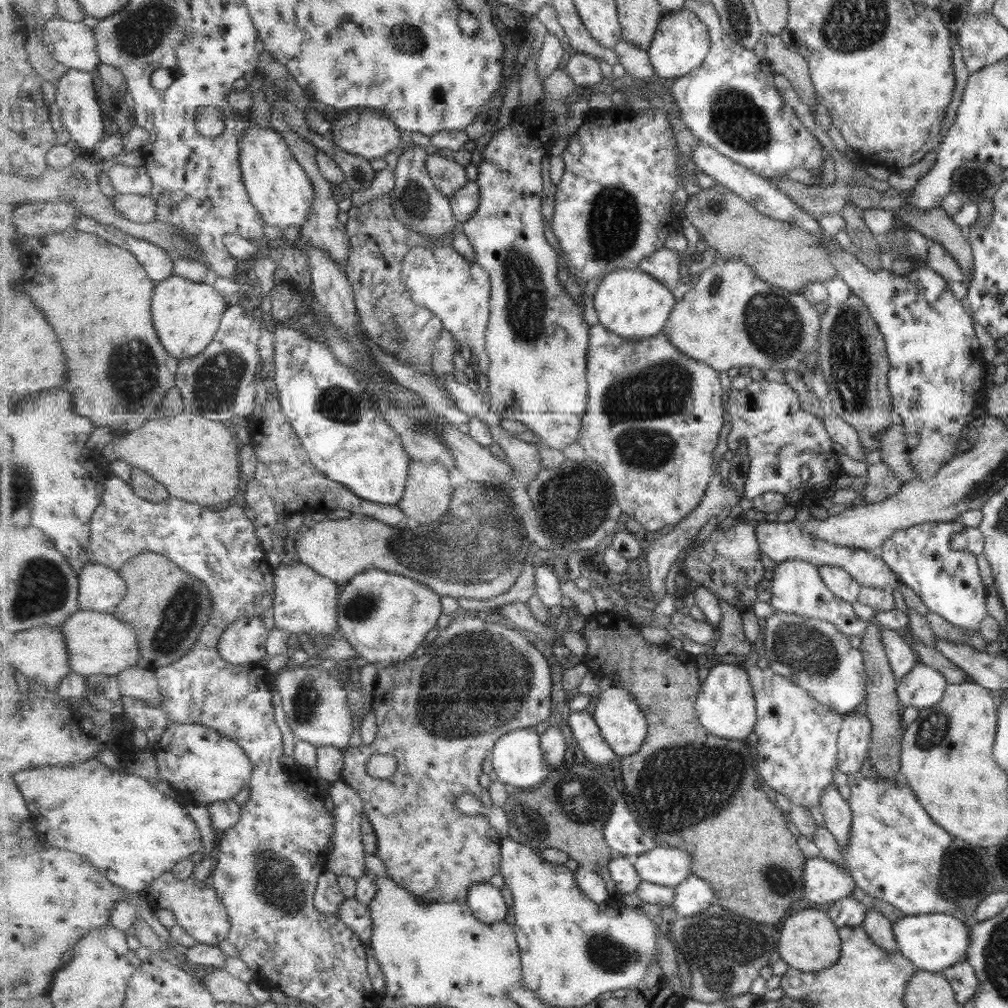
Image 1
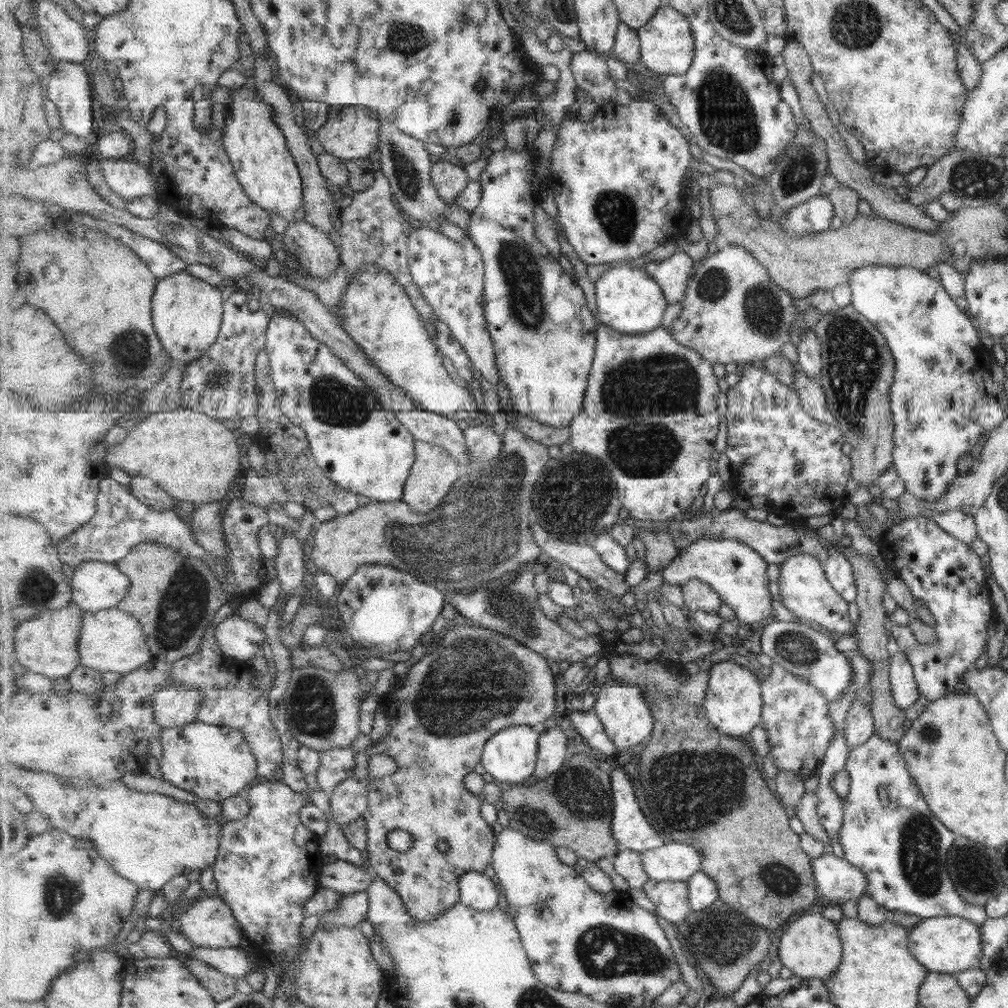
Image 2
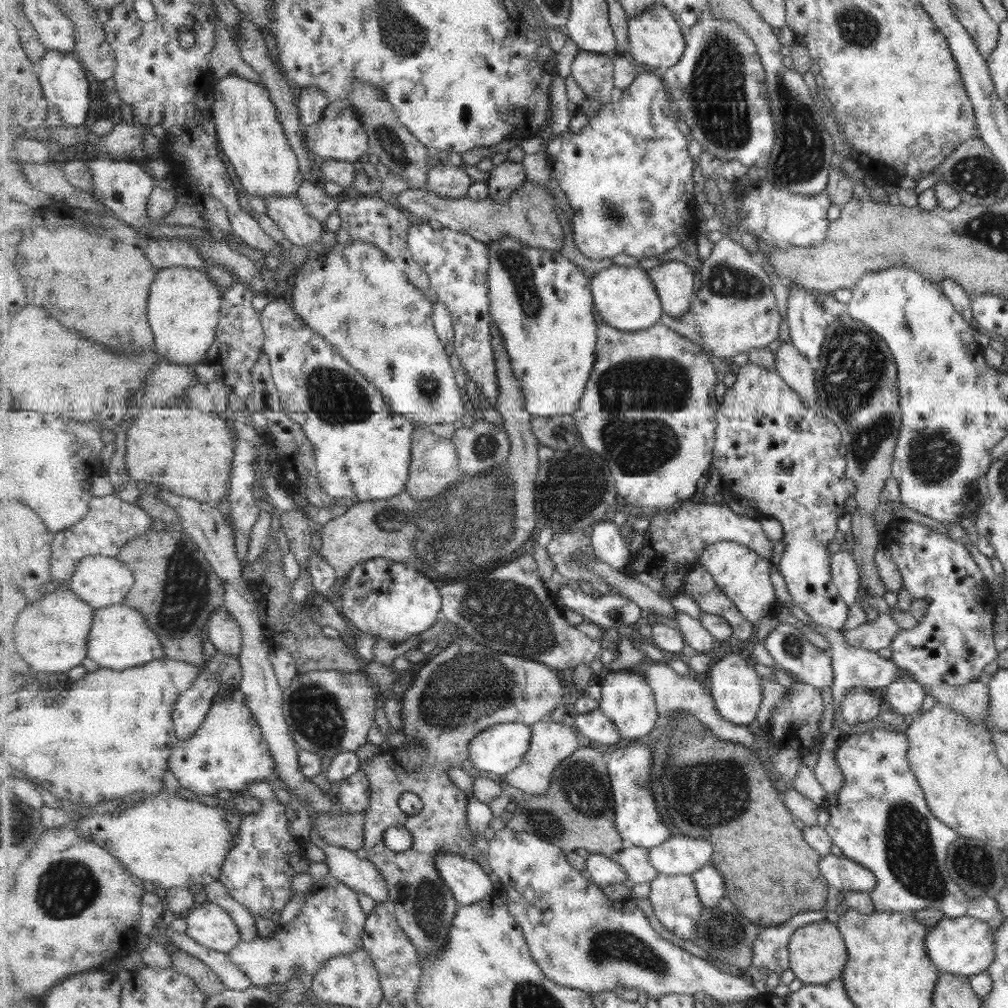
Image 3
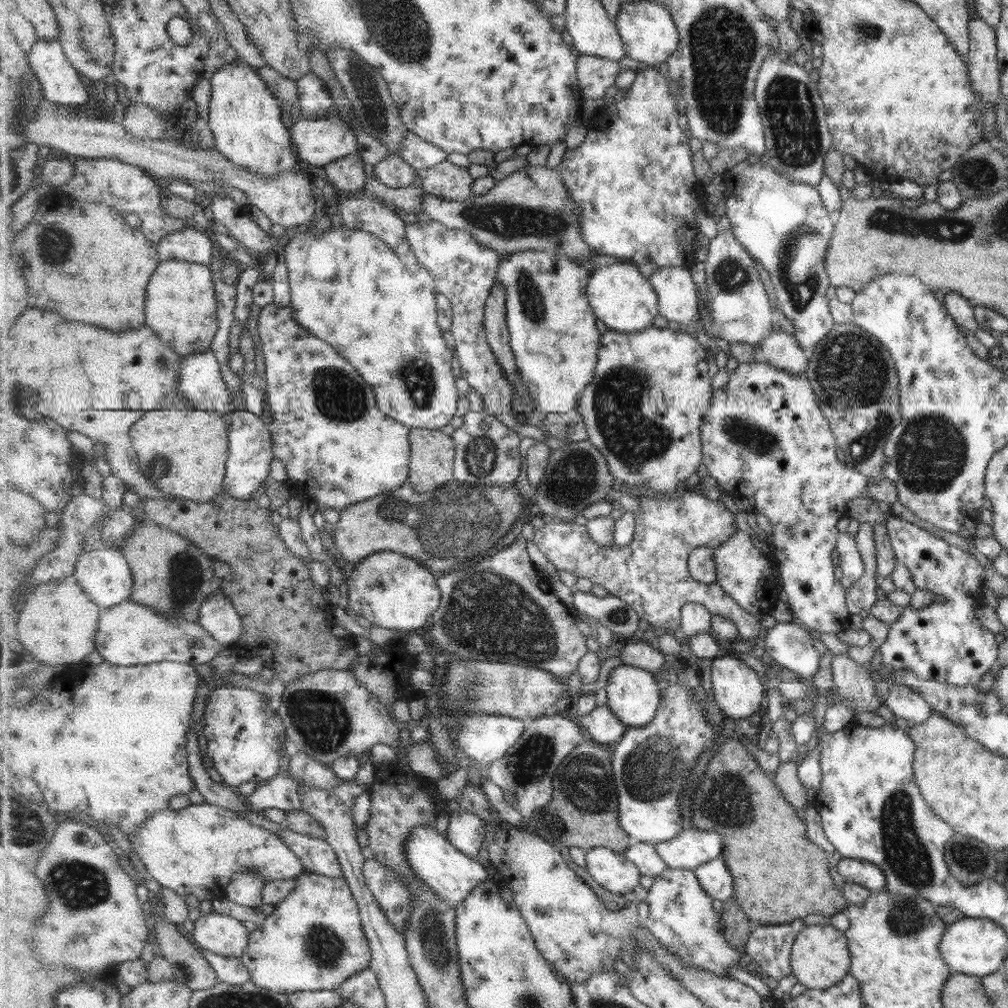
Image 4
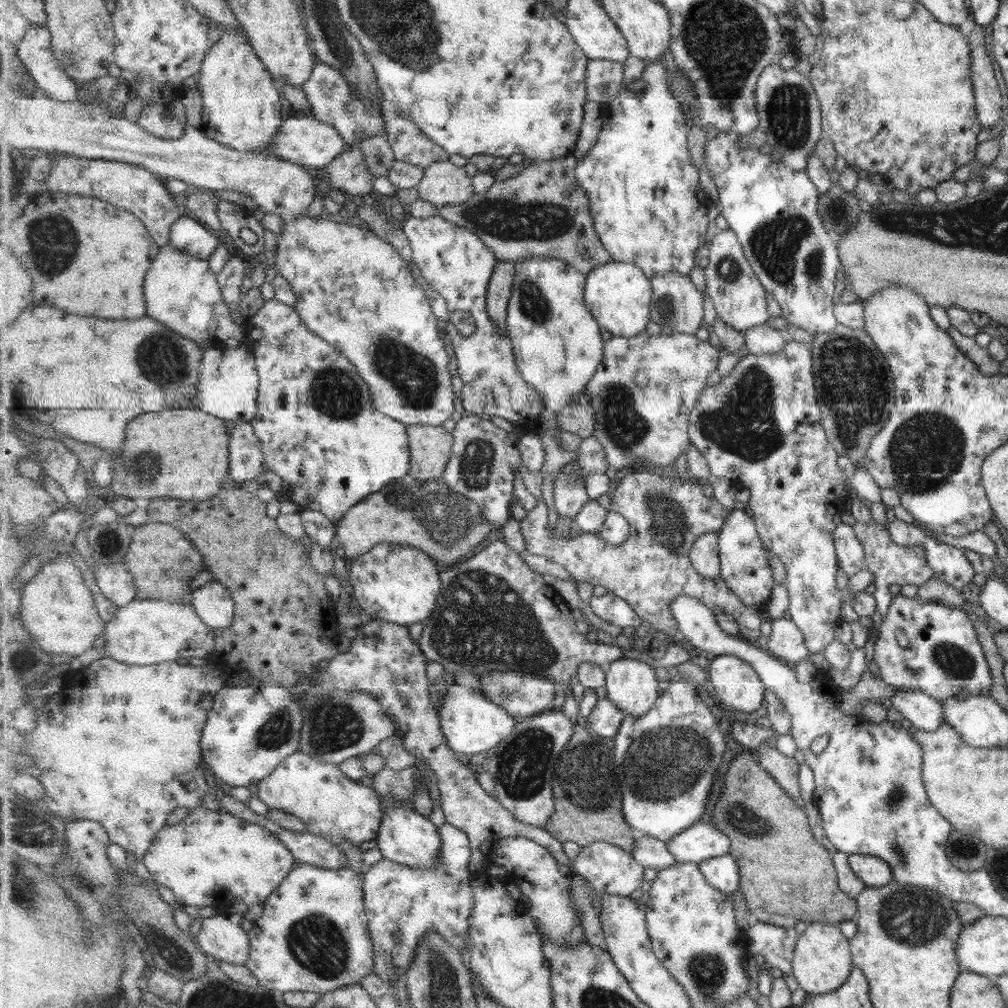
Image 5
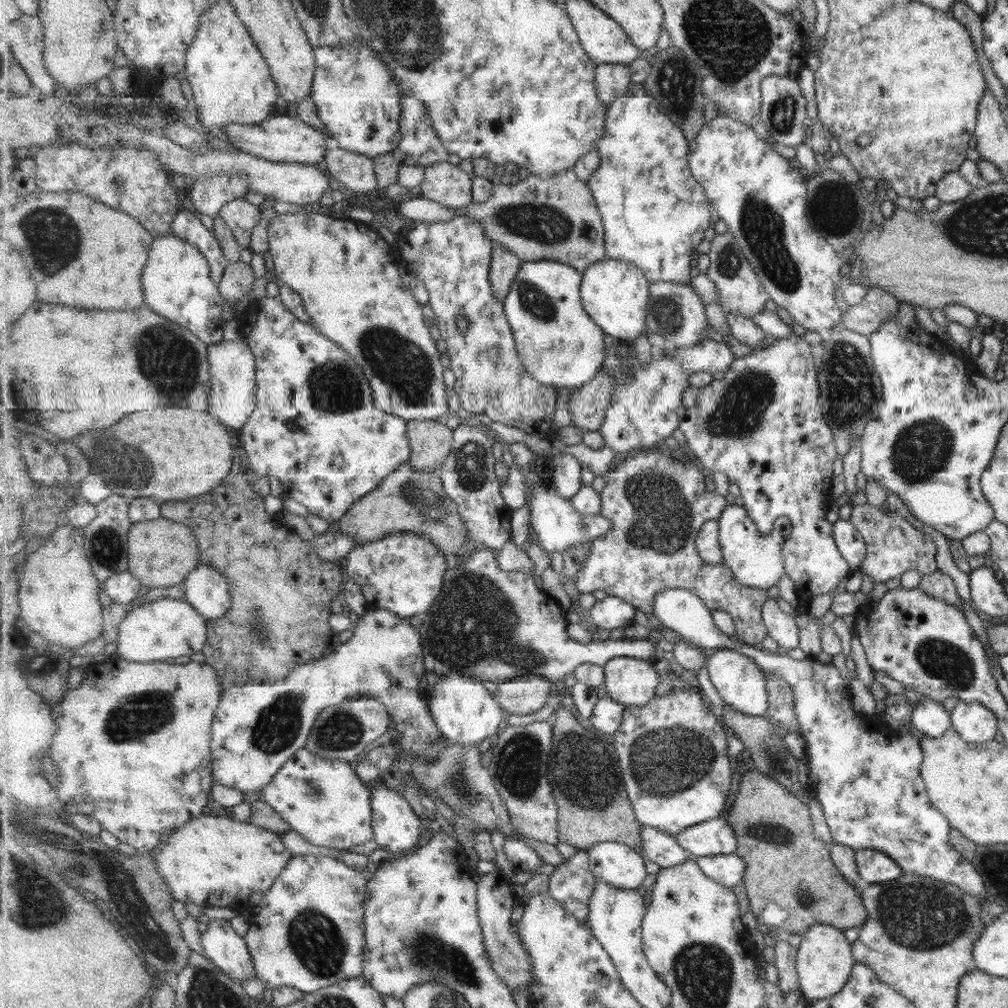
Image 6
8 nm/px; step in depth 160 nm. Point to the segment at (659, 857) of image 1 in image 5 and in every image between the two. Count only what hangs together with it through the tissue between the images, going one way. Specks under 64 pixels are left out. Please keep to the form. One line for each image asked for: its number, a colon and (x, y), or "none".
2: (674, 861)
3: (683, 854)
4: (694, 847)
5: (701, 842)

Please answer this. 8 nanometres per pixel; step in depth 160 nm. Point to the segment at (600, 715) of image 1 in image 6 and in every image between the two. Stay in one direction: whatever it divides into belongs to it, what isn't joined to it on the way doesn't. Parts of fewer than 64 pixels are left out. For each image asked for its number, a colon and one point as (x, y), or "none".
2: (627, 716)
3: (627, 699)
4: (634, 693)
5: (632, 685)
6: (631, 681)

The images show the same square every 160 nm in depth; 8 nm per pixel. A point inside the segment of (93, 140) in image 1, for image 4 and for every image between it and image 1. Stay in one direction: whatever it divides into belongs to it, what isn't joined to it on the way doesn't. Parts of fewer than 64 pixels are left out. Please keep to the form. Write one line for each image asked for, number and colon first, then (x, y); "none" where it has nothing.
2: (69, 87)
3: (64, 80)
4: (61, 82)

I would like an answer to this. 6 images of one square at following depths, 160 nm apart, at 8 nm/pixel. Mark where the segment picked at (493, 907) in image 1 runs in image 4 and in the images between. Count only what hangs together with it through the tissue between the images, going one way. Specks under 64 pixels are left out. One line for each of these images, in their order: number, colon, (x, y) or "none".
2: (478, 891)
3: (468, 882)
4: (452, 874)

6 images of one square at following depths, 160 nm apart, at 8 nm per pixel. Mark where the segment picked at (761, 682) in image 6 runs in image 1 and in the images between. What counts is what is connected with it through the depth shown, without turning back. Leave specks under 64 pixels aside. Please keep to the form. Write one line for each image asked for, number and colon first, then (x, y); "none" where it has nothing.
1: (727, 706)
2: (734, 702)
3: (736, 688)
4: (738, 690)
5: (738, 685)

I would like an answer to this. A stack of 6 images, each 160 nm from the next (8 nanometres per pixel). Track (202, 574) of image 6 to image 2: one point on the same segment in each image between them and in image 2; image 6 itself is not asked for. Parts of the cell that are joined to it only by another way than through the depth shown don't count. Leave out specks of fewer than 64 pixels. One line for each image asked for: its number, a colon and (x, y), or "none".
2: (238, 638)
3: (224, 632)
4: (218, 615)
5: (213, 601)

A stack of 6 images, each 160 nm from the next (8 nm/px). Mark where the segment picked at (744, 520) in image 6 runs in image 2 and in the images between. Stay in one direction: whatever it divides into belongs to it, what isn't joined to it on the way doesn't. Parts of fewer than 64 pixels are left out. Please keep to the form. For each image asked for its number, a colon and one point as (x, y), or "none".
2: (738, 573)
3: (744, 575)
4: (744, 572)
5: (746, 568)

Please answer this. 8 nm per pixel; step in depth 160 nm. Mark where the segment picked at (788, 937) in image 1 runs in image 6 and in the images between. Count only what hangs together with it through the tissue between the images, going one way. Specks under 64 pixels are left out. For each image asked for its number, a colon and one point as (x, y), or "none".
2: (811, 948)
3: (818, 954)
4: (820, 957)
5: (821, 961)
6: (823, 961)

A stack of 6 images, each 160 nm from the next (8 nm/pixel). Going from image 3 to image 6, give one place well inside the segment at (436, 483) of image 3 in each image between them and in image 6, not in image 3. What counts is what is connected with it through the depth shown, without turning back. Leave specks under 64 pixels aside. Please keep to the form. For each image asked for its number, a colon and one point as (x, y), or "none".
4: (433, 455)
5: (431, 447)
6: (431, 441)

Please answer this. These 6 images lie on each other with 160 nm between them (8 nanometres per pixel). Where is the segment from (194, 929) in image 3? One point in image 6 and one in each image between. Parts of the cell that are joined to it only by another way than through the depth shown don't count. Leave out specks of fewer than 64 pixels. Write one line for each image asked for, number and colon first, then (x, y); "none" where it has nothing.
4: (221, 934)
5: (221, 937)
6: (229, 951)

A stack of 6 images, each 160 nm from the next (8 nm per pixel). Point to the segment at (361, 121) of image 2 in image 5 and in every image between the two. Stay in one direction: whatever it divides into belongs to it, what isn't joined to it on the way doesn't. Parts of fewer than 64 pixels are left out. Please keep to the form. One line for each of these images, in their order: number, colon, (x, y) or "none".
3: (345, 139)
4: (319, 142)
5: (305, 141)

